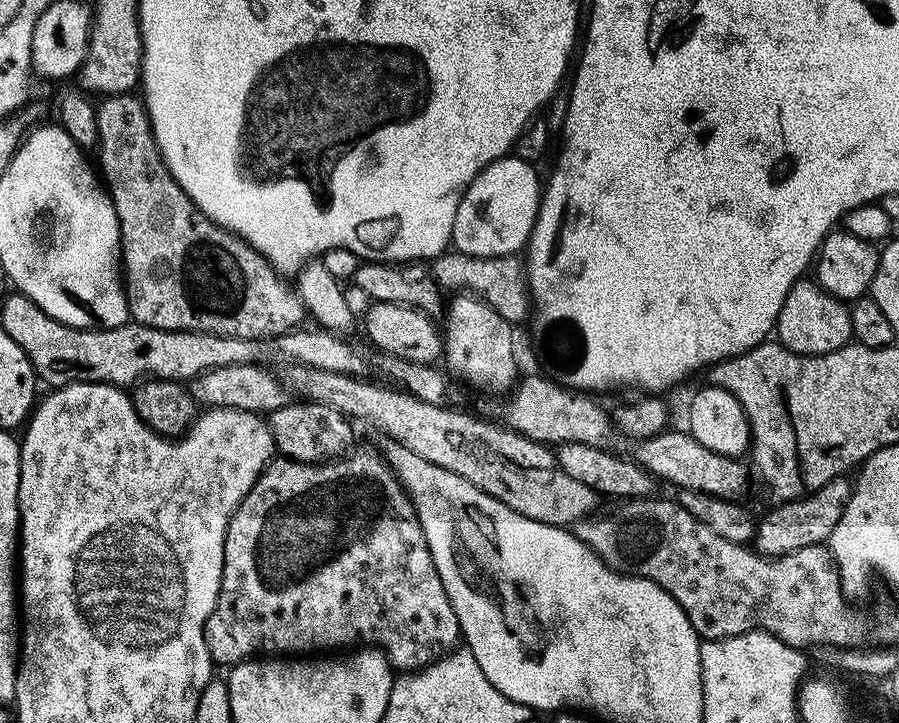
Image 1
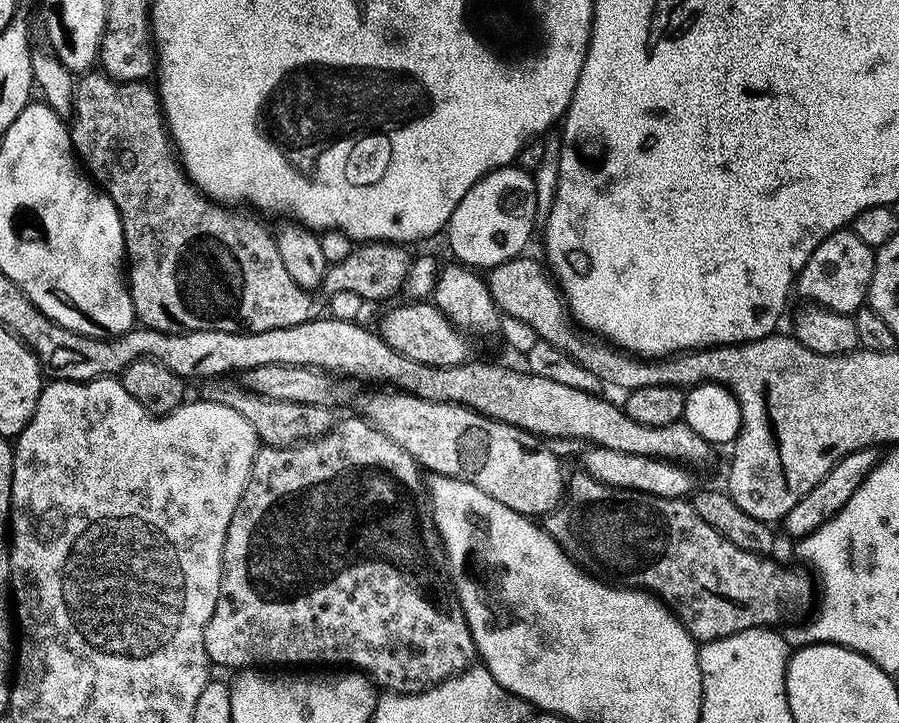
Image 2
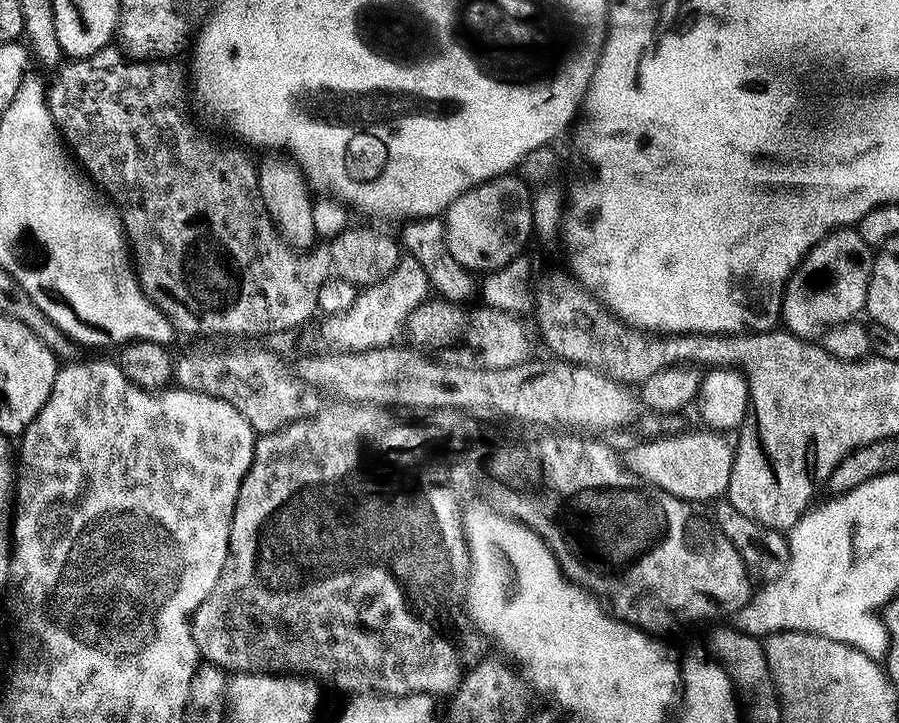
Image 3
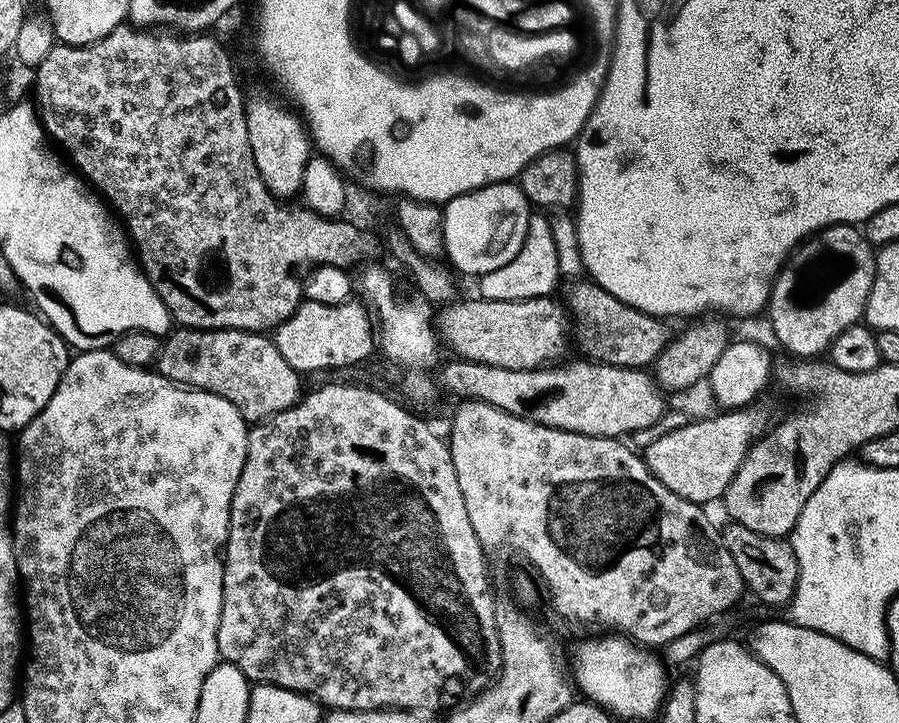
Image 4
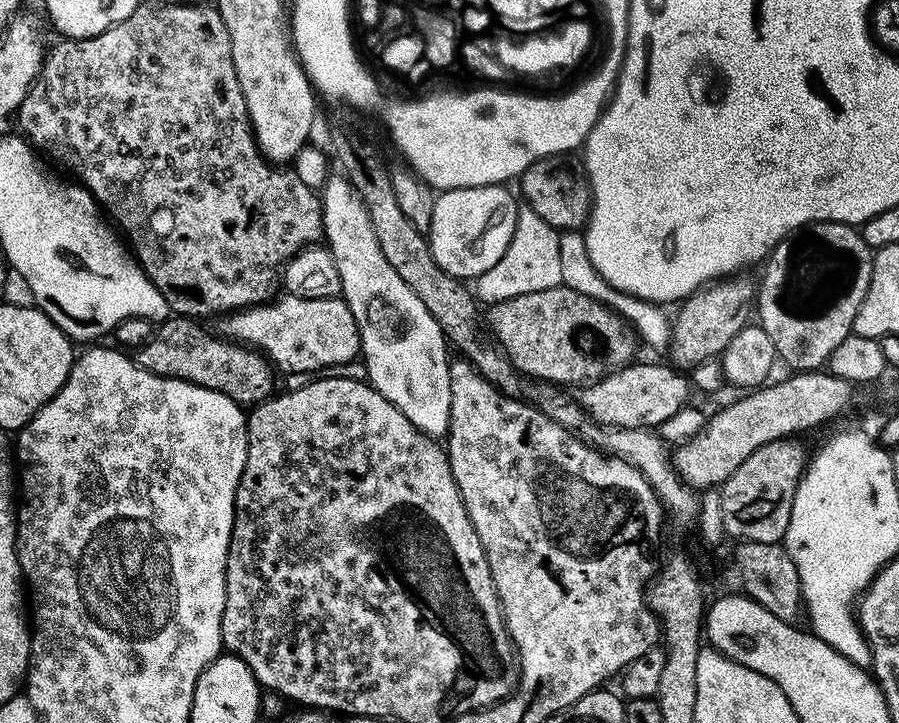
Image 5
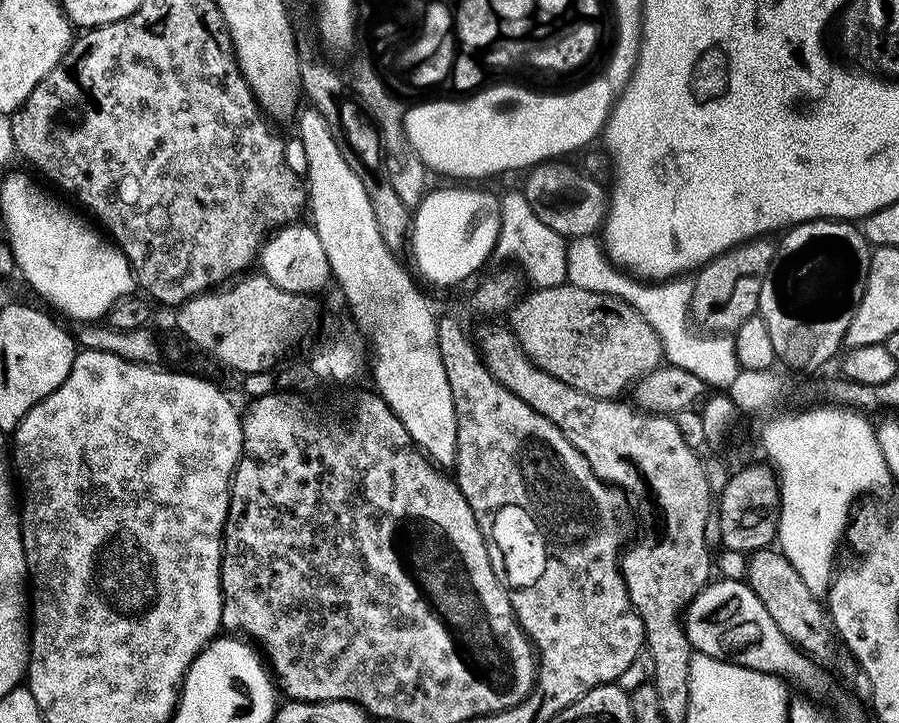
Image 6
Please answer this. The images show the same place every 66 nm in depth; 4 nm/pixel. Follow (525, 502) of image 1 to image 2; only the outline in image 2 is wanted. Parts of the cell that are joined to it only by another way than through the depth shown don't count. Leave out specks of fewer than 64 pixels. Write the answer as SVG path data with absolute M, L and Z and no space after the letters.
M386 391L366 393L360 400L359 415L398 442L421 469L455 480L468 480L478 490L490 494L490 498L498 498L502 506L510 506L510 510L529 518L543 518L555 512L564 499L566 472L560 469L559 458L541 437L483 416L464 404L430 402L410 392Z

